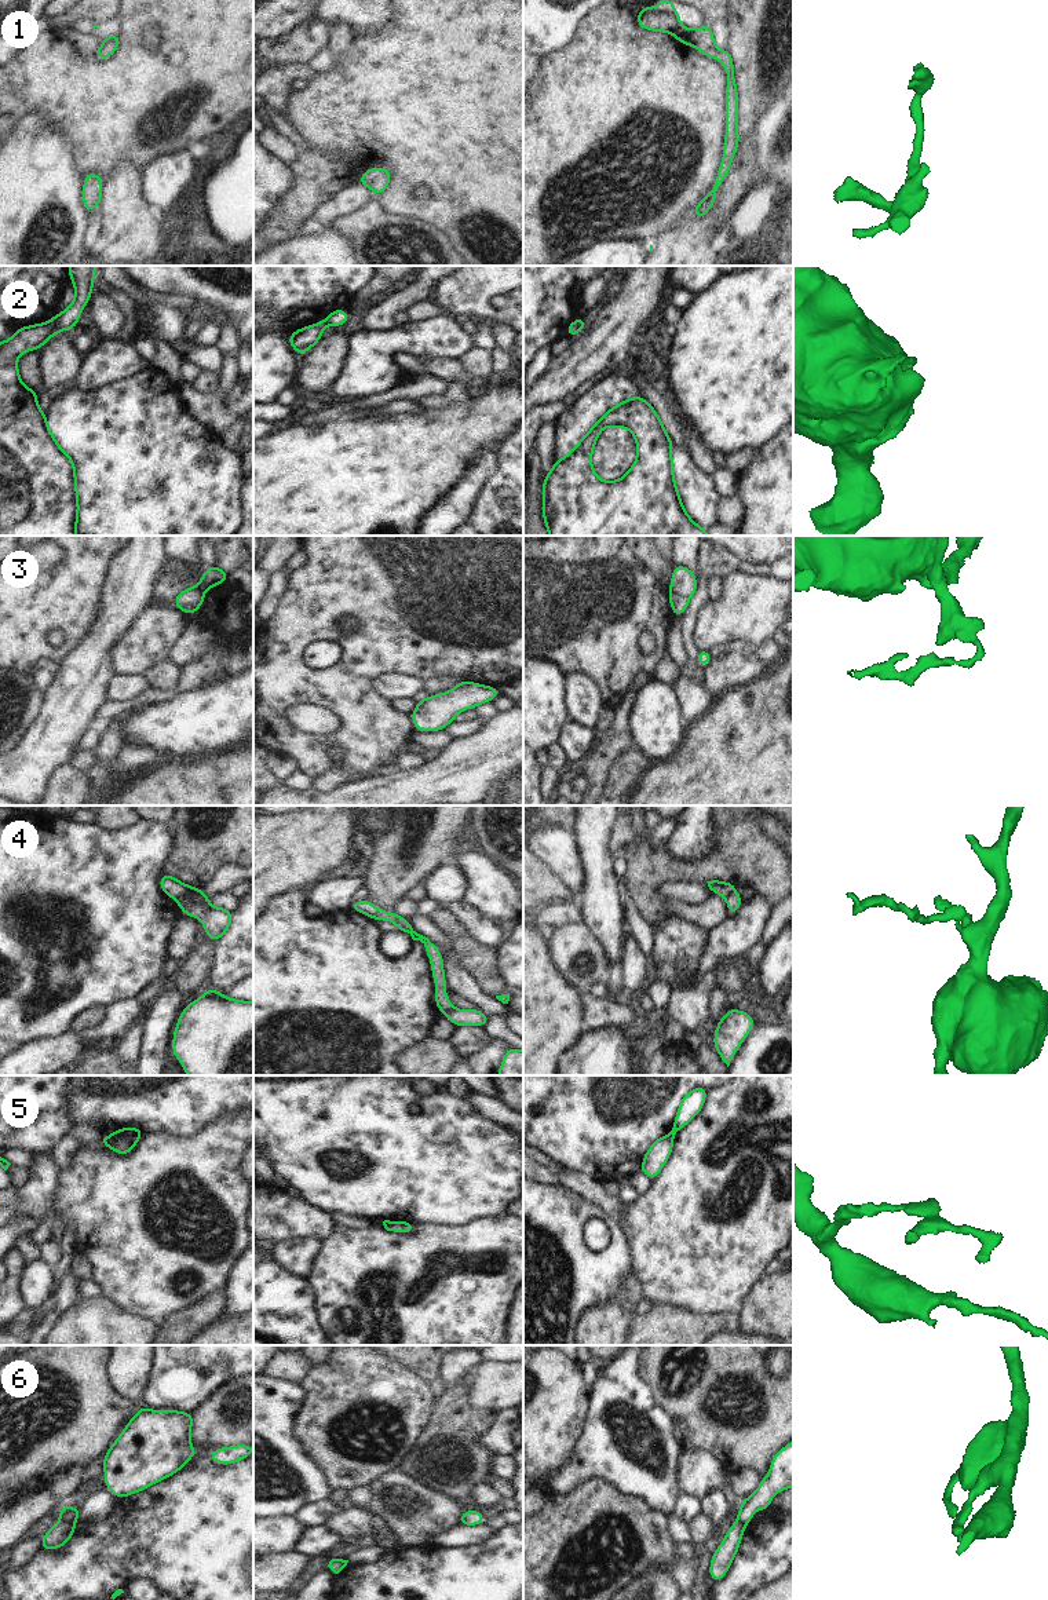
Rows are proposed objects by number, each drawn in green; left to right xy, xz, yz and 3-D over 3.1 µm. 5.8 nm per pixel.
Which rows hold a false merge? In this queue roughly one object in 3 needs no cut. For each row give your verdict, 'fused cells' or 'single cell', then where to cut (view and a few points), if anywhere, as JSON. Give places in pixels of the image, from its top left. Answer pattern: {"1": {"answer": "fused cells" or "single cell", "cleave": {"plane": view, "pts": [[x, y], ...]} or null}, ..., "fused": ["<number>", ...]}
{"1": {"answer": "single cell", "cleave": null}, "2": {"answer": "fused cells", "cleave": {"plane": "xy", "pts": [[55, 317], [55, 328], [58, 331]]}}, "3": {"answer": "fused cells", "cleave": {"plane": "yz", "pts": [[669, 588], [689, 598]]}}, "4": {"answer": "fused cells", "cleave": {"plane": "xy", "pts": [[190, 887], [176, 901]]}}, "5": {"answer": "fused cells", "cleave": {"plane": "xy", "pts": [[113, 1133], [137, 1142]]}}, "6": {"answer": "fused cells", "cleave": {"plane": "xy", "pts": [[61, 1518], [73, 1522]]}}, "fused": ["2", "3", "4", "5", "6"]}

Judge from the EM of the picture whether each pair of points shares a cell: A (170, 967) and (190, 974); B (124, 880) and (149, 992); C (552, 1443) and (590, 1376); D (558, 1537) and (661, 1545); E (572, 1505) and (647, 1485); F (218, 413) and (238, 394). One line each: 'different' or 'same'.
A: different
B: different
C: different
D: same
E: different
F: same

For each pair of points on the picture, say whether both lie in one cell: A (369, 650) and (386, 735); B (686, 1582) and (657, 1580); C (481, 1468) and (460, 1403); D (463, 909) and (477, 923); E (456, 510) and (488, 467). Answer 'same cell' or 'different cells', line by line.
A: same cell
B: different cells
C: same cell
D: same cell
E: same cell

